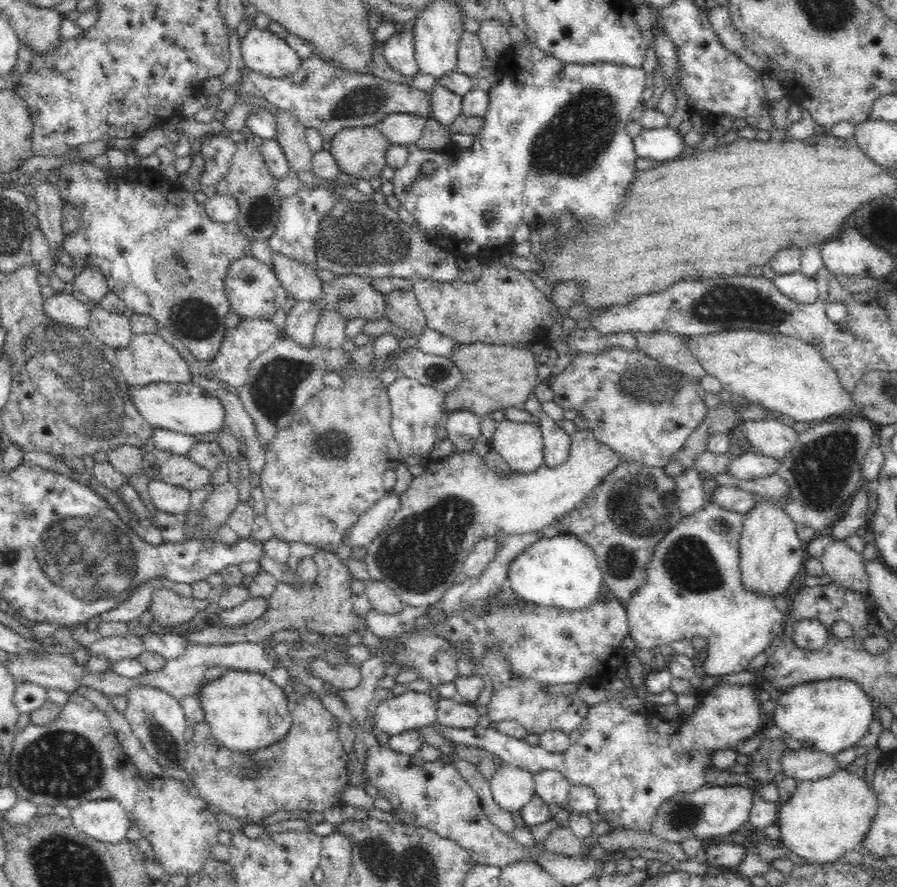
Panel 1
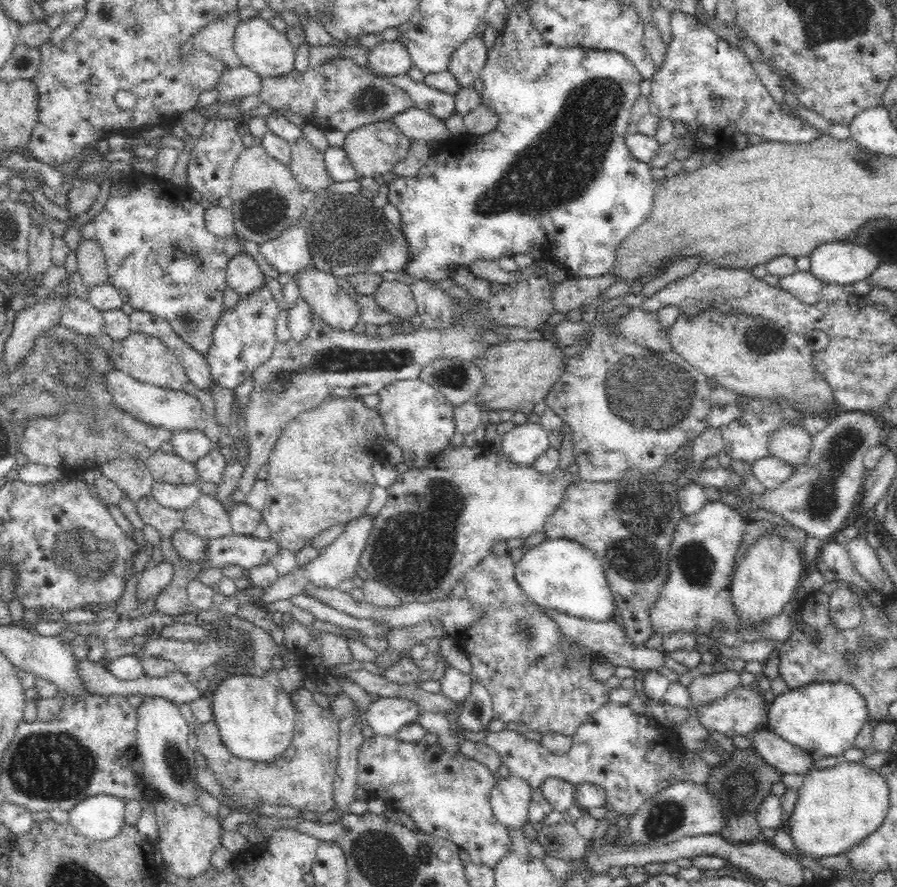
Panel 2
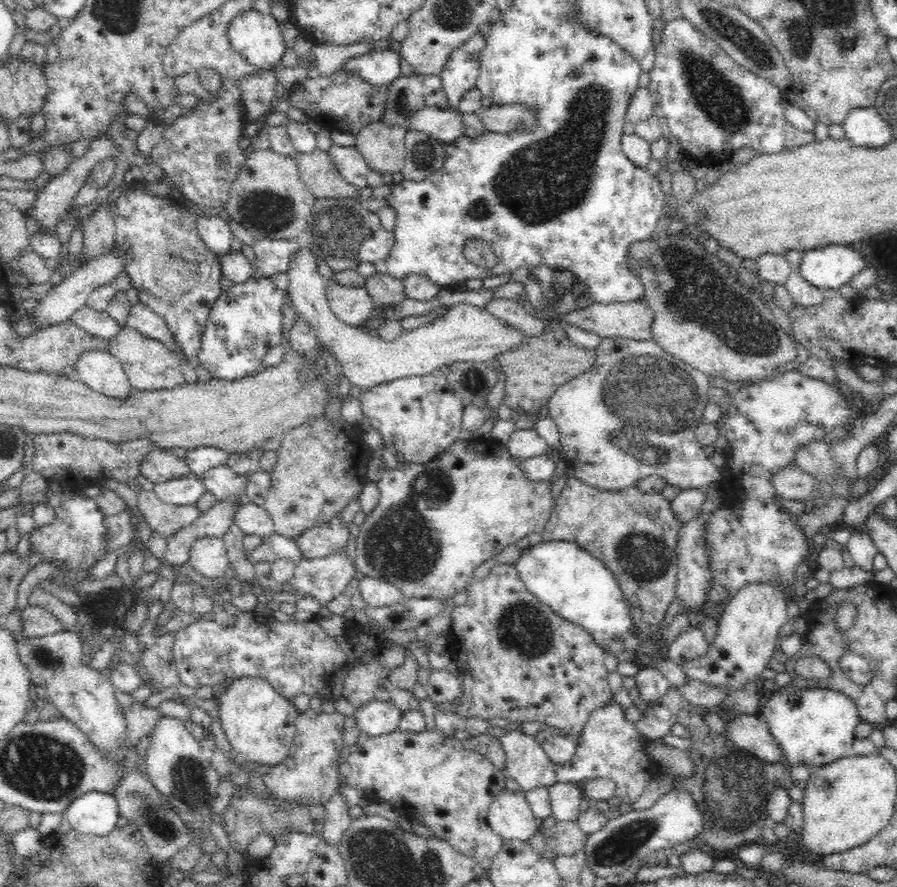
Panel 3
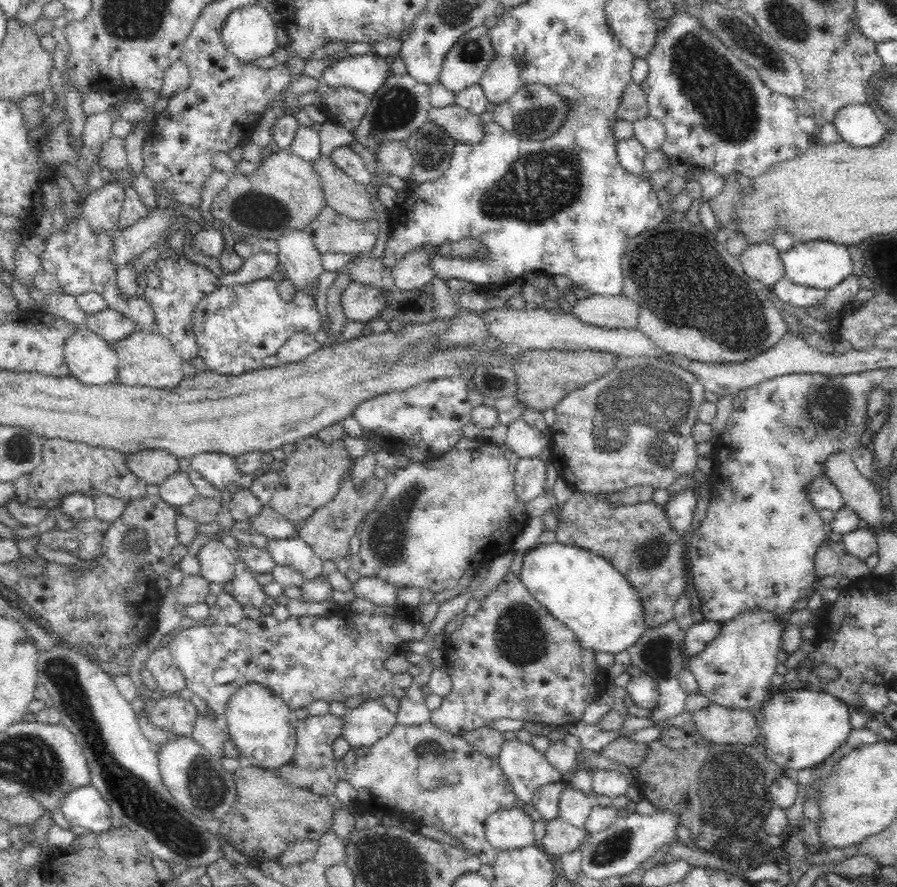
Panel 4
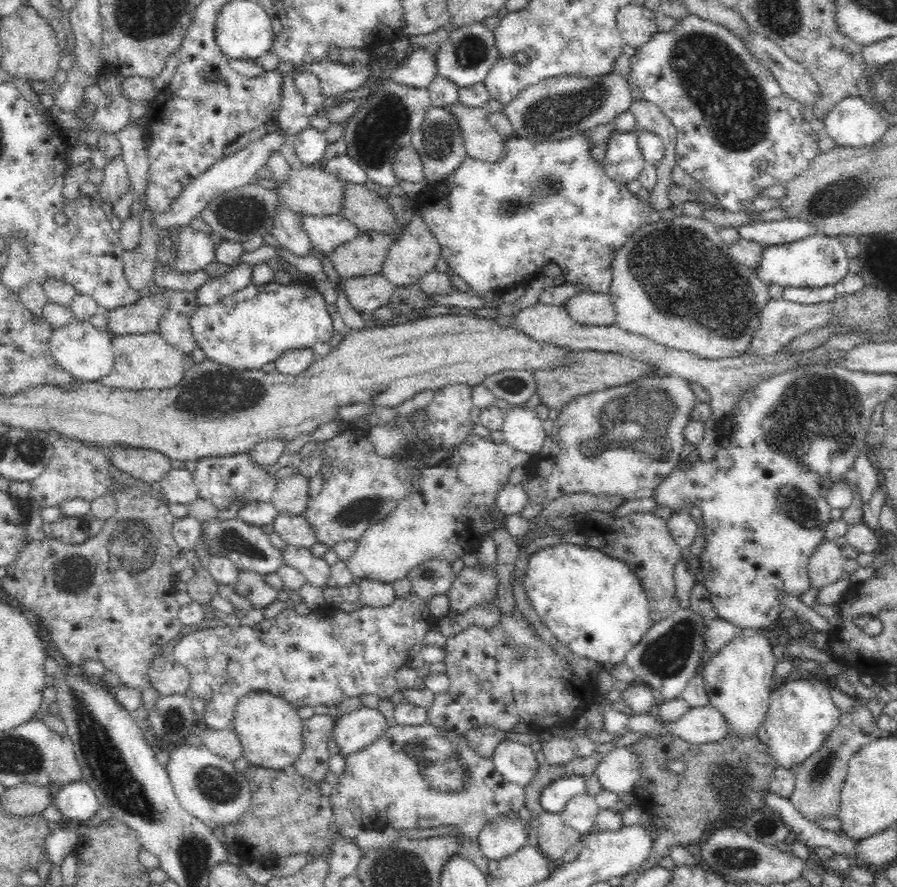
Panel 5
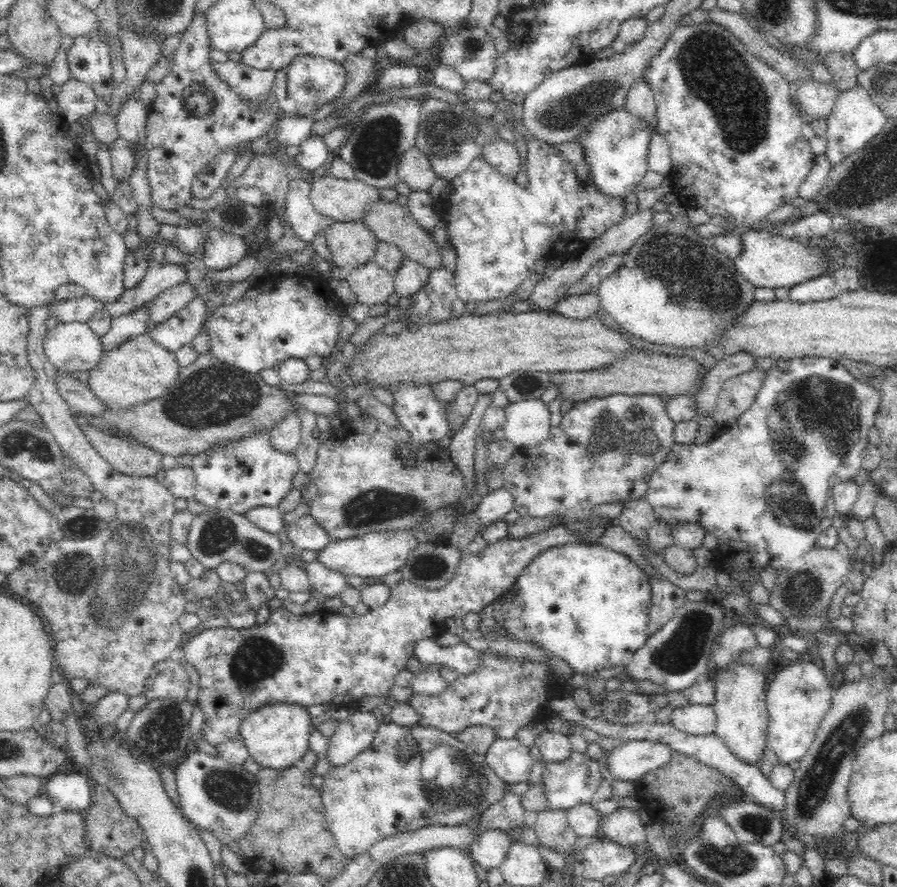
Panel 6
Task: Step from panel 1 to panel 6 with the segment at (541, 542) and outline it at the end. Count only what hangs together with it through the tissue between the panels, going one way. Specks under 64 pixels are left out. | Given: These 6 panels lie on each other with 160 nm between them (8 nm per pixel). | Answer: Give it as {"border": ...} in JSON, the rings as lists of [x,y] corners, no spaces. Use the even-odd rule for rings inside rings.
{"border":[[[566,543],[563,545],[553,546],[539,552],[522,572],[517,576],[516,582],[502,596],[498,597],[494,603],[486,604],[478,612],[480,615],[480,624],[478,631],[484,638],[508,637],[517,639],[522,642],[530,642],[534,646],[543,648],[546,654],[568,662],[574,672],[582,674],[595,674],[598,671],[609,668],[625,667],[634,656],[639,648],[642,648],[649,637],[649,610],[651,604],[651,586],[649,577],[641,570],[628,556],[616,552],[610,548],[596,543]]]}

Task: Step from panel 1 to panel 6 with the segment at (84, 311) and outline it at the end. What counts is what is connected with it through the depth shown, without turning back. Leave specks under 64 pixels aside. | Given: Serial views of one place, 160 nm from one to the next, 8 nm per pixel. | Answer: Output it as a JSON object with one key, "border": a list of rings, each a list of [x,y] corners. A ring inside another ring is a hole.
{"border":[[[185,282],[176,284],[168,290],[164,290],[154,299],[152,310],[150,310],[150,322],[148,327],[155,328],[160,322],[167,320],[176,312],[185,308],[197,296],[194,286]]]}

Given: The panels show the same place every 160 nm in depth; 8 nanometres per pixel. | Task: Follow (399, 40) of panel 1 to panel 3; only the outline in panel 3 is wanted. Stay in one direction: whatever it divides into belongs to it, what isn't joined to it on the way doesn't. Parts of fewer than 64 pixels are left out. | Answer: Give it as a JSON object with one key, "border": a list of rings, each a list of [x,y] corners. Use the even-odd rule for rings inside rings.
{"border":[[[371,49],[366,54],[349,58],[341,68],[369,86],[380,88],[390,85],[400,75],[400,59],[392,49]]]}

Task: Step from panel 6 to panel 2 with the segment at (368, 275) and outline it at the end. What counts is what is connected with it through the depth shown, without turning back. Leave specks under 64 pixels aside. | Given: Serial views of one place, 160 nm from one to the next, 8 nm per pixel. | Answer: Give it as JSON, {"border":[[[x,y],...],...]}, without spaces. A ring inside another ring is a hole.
{"border":[[[307,269],[296,274],[300,297],[312,311],[332,329],[353,331],[360,321],[360,307],[354,295],[342,289],[338,278],[318,269]]]}

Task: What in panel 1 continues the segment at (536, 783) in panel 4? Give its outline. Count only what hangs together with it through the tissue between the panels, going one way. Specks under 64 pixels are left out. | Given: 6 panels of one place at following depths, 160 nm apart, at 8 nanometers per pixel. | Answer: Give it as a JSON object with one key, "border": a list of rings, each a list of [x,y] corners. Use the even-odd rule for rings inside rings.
{"border":[[[750,684],[724,685],[714,687],[705,695],[700,695],[698,704],[692,713],[681,715],[672,722],[662,722],[658,716],[645,716],[639,712],[626,710],[620,700],[612,699],[596,703],[589,708],[585,719],[576,730],[569,734],[570,744],[562,753],[552,753],[540,745],[532,745],[522,738],[512,738],[498,732],[494,728],[450,728],[441,726],[441,734],[449,738],[453,744],[474,746],[490,752],[494,757],[502,759],[503,764],[530,772],[533,776],[544,770],[556,770],[566,778],[570,785],[585,785],[598,797],[597,812],[611,828],[611,833],[619,829],[649,832],[652,818],[656,810],[674,794],[694,793],[694,790],[707,785],[705,771],[713,763],[711,755],[716,748],[735,749],[740,742],[758,735],[767,723],[761,704]]]}

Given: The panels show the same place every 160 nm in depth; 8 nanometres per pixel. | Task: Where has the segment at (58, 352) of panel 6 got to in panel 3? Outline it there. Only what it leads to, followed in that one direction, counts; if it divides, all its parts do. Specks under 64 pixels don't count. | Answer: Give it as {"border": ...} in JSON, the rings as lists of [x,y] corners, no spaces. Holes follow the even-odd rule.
{"border":[[[93,349],[82,352],[74,368],[78,380],[106,396],[128,398],[134,389],[120,362],[108,351]]]}

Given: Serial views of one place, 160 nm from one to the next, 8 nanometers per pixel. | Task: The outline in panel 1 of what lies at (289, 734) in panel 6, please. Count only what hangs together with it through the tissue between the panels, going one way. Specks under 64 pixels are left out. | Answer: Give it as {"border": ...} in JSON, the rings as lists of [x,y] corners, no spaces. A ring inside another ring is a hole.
{"border":[[[227,669],[217,680],[206,681],[197,696],[213,737],[230,751],[248,754],[266,748],[281,741],[290,730],[291,712],[286,692],[266,674]]]}

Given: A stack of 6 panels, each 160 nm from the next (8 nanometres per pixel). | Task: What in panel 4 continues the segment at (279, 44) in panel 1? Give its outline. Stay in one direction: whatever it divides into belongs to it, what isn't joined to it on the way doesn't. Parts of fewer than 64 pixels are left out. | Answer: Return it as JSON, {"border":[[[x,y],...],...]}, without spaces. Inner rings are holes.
{"border":[[[256,3],[228,14],[221,30],[222,43],[238,60],[258,60],[278,48],[276,29],[266,8]]]}

